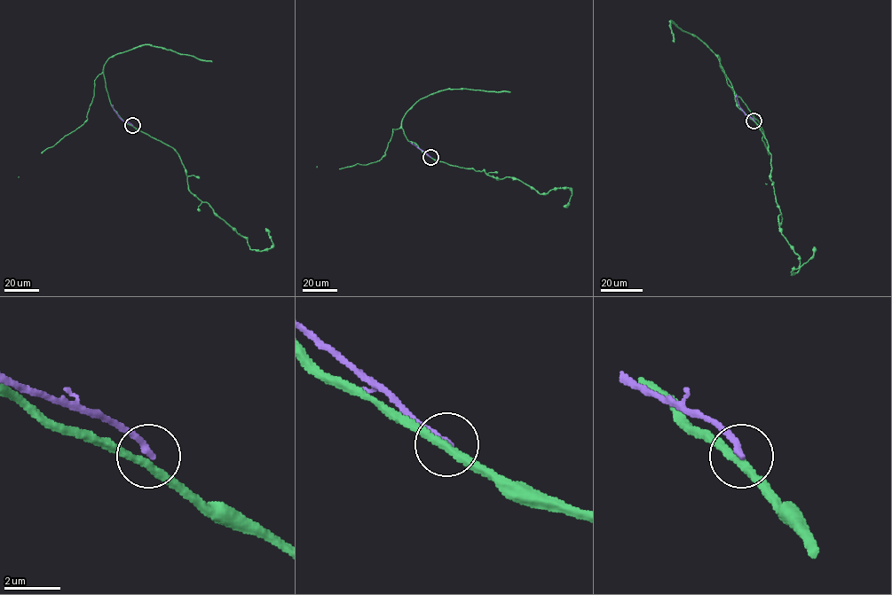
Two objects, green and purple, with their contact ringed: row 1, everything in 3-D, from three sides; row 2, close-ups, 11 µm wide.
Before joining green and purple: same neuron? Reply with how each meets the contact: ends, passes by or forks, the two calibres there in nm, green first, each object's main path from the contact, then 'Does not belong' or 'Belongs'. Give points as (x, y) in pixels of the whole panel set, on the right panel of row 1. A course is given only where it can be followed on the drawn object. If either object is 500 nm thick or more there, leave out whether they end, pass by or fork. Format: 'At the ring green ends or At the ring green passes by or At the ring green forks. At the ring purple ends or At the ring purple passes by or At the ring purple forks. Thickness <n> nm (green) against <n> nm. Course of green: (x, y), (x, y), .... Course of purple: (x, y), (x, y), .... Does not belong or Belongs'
At the ring green passes by. At the ring purple ends. Thickness 280 nm (green) against 240 nm. Course of green: (753, 121), (770, 155), (779, 230), (799, 257), (798, 271), (792, 275), (813, 255), (814, 246). Course of purple: (753, 120), (741, 109), (736, 95). Does not belong

